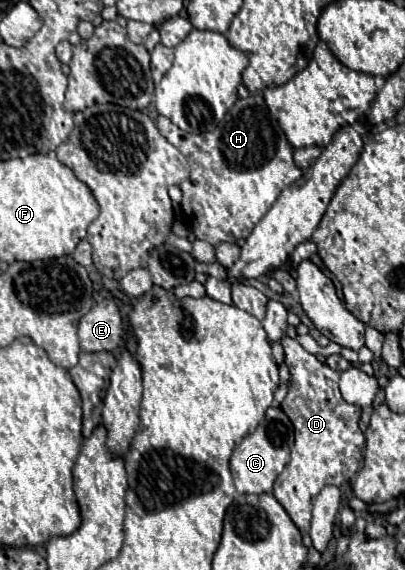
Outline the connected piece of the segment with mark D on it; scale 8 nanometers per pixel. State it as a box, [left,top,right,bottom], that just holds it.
[274,337,366,535]

